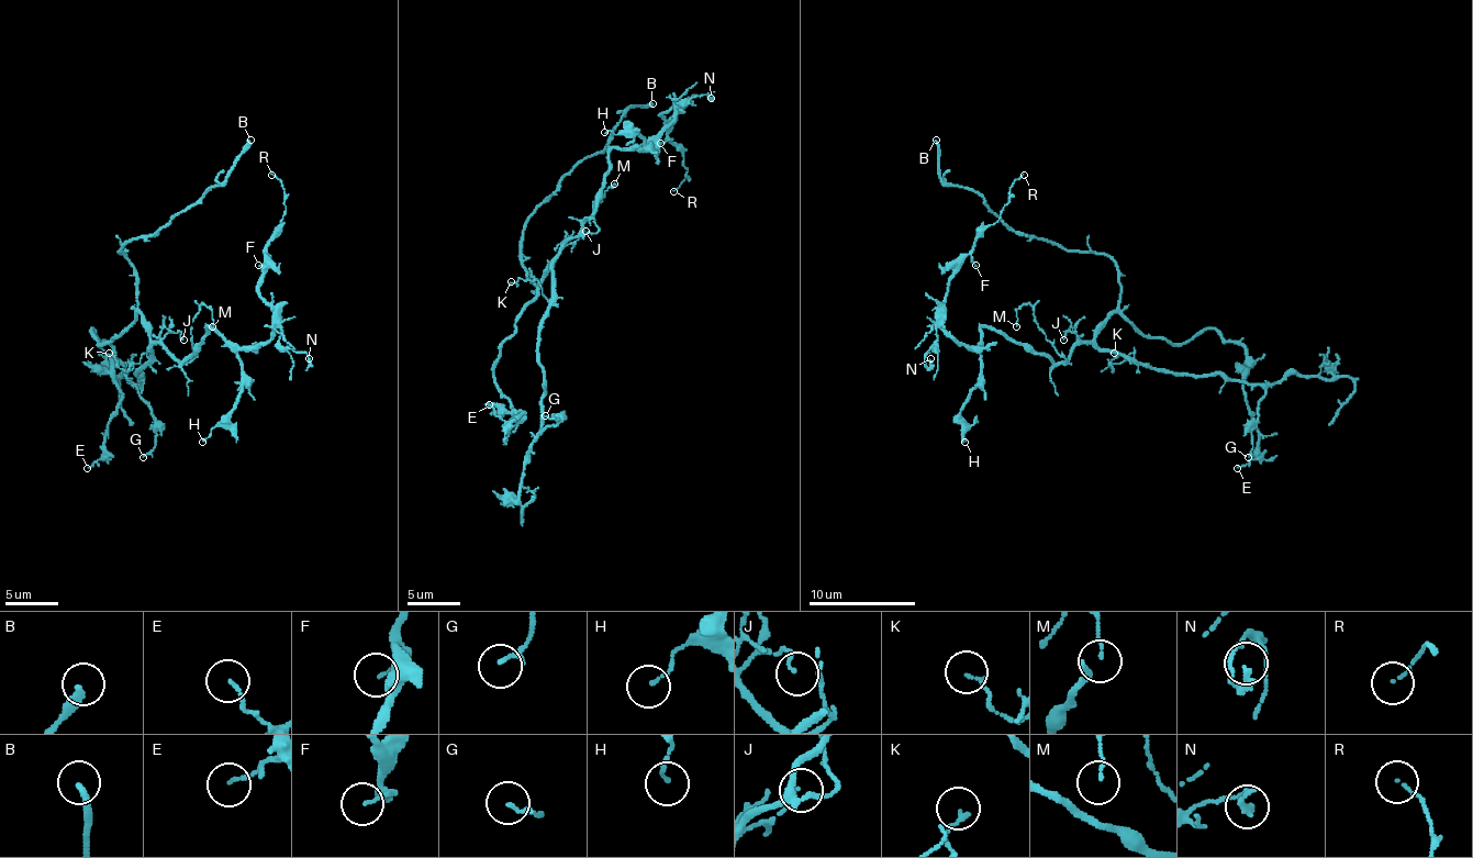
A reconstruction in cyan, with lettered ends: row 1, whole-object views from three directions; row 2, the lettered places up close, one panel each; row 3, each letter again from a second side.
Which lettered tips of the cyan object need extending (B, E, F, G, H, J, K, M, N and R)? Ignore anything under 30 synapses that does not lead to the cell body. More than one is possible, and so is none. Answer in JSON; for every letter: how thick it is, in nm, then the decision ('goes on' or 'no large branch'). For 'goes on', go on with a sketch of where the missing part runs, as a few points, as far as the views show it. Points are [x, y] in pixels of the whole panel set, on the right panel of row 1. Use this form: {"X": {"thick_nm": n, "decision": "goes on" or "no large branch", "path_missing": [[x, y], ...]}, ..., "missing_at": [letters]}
{"B": {"thick_nm": 280, "decision": "goes on", "path_missing": [[936, 140], [930, 134], [927, 102], [944, 67]]}, "E": {"thick_nm": 110, "decision": "no large branch"}, "F": {"thick_nm": 80, "decision": "no large branch"}, "G": {"thick_nm": 140, "decision": "no large branch"}, "H": {"thick_nm": 100, "decision": "no large branch"}, "J": {"thick_nm": 100, "decision": "no large branch"}, "K": {"thick_nm": 130, "decision": "no large branch"}, "M": {"thick_nm": 70, "decision": "no large branch"}, "N": {"thick_nm": 150, "decision": "no large branch"}, "R": {"thick_nm": 90, "decision": "no large branch"}, "missing_at": ["B"]}

